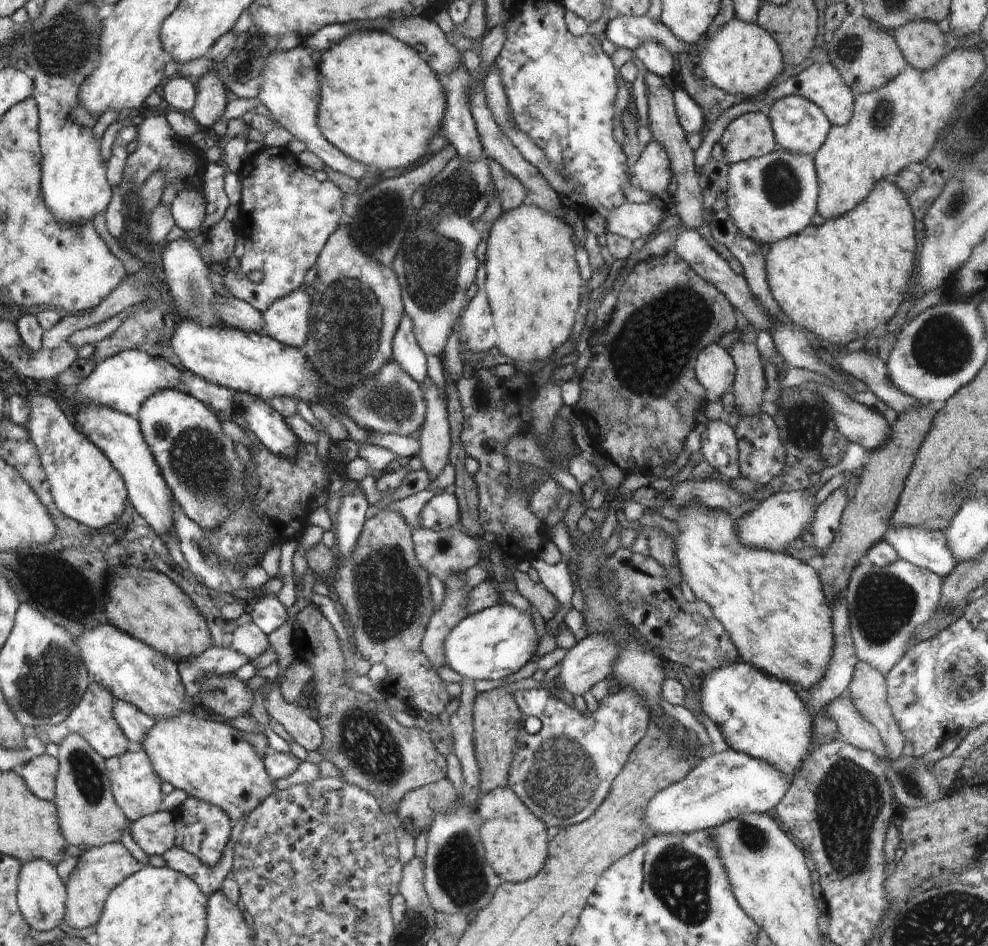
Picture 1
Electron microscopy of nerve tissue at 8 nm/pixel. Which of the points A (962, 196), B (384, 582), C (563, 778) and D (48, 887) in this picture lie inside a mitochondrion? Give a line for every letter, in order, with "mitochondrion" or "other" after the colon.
A: mitochondrion
B: mitochondrion
C: mitochondrion
D: other

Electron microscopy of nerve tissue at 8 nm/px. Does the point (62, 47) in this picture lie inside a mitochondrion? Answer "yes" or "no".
yes

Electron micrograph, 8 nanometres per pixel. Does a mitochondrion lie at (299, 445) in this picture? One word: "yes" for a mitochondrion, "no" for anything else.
no

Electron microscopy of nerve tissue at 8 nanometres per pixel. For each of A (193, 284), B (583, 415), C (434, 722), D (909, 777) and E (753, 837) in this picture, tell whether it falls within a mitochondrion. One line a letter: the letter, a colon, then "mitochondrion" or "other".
A: mitochondrion
B: other
C: other
D: mitochondrion
E: mitochondrion

